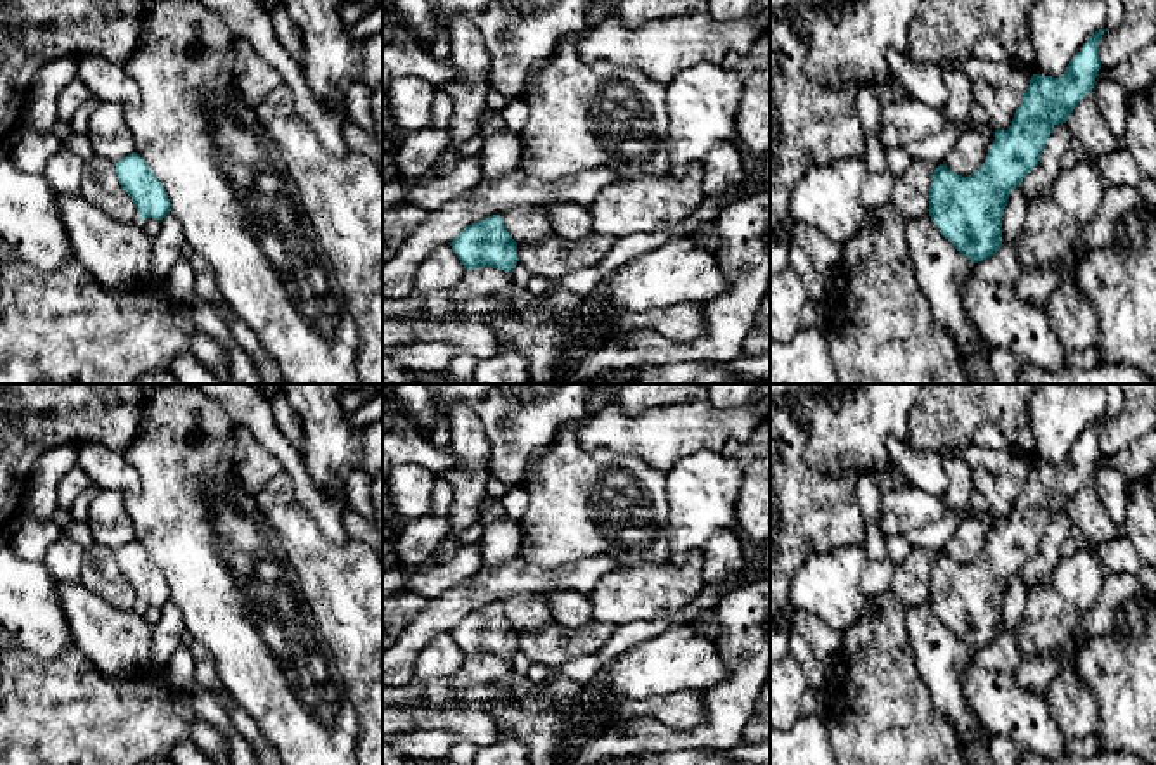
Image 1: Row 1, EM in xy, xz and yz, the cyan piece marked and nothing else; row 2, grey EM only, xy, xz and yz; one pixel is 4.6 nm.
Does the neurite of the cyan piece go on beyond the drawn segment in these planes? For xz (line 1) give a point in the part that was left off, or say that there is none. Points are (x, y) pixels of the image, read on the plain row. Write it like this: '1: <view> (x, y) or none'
1: none

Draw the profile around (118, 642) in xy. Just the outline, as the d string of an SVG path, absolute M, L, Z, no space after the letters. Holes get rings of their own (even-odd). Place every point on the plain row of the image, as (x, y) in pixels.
M55 583L74 644L109 677L130 675L151 665L152 627L140 608L123 611L81 583Z

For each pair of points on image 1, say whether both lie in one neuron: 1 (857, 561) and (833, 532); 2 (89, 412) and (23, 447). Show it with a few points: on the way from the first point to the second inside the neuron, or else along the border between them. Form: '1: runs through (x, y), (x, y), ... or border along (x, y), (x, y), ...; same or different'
1: border along (860, 544), (815, 551), (807, 559); different
2: runs through (73, 412), (57, 412), (38, 431); same

